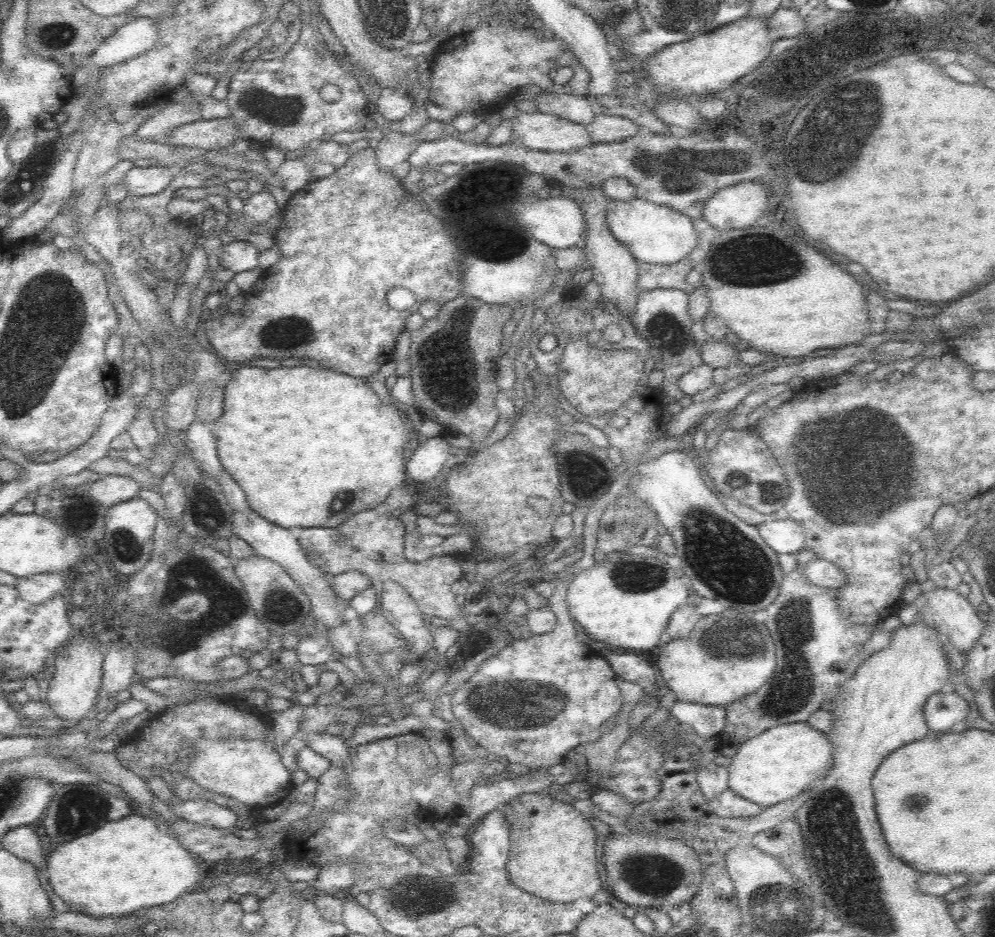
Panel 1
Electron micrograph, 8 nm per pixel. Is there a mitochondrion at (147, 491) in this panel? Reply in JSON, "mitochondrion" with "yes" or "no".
{"mitochondrion":"no"}

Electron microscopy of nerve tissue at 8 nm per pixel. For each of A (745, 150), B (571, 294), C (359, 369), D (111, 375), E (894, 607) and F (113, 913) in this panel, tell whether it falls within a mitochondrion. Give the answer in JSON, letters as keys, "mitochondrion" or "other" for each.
{"A":"mitochondrion","B":"other","C":"other","D":"other","E":"other","F":"other"}

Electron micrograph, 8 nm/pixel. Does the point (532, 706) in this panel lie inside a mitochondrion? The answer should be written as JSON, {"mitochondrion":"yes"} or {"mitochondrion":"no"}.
{"mitochondrion":"yes"}

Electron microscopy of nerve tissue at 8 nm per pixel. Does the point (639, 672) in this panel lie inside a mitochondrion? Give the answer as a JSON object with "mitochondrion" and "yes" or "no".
{"mitochondrion":"no"}

